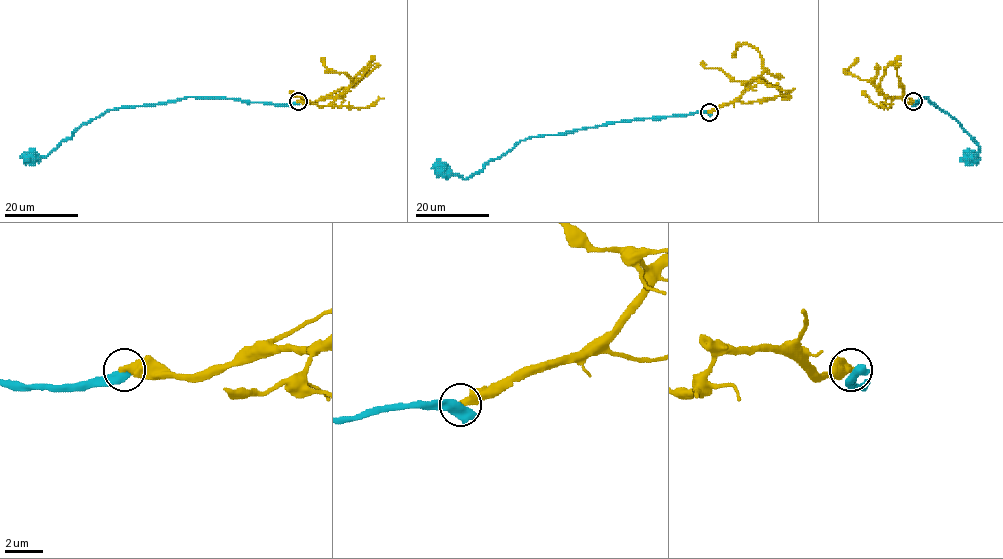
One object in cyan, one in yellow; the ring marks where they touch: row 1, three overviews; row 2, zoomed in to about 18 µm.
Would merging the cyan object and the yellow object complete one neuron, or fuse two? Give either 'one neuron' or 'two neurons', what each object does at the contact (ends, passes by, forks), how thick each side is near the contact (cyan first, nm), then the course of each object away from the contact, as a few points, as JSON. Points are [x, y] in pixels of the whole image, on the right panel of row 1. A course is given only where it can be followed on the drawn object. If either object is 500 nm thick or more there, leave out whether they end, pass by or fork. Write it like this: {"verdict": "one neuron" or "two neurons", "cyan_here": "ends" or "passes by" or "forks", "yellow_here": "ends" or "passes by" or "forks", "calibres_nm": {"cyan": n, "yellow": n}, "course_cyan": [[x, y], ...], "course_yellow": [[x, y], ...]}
{"verdict": "two neurons", "calibres_nm": {"cyan": 700, "yellow": 480}, "course_cyan": [[913, 101], [913, 104], [926, 97], [958, 123], [979, 148], [975, 156], [966, 154]], "course_yellow": [[913, 101], [887, 98], [869, 81], [845, 72], [857, 57]]}

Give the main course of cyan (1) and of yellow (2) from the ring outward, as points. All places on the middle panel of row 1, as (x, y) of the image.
1: (709, 112), (608, 122), (558, 134), (532, 136), (520, 140), (466, 178), (455, 174), (441, 174), (432, 165)
2: (709, 112), (731, 104), (763, 71), (763, 60), (755, 48), (740, 44), (734, 56)

